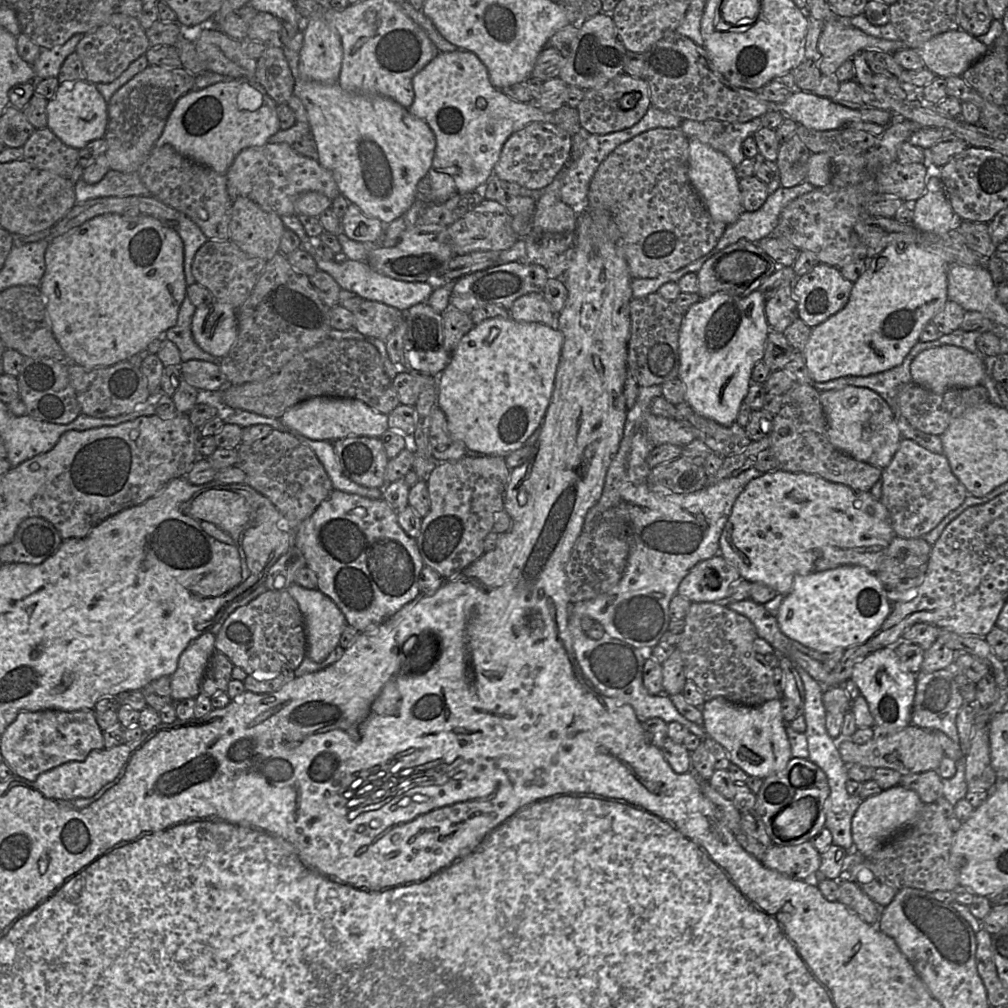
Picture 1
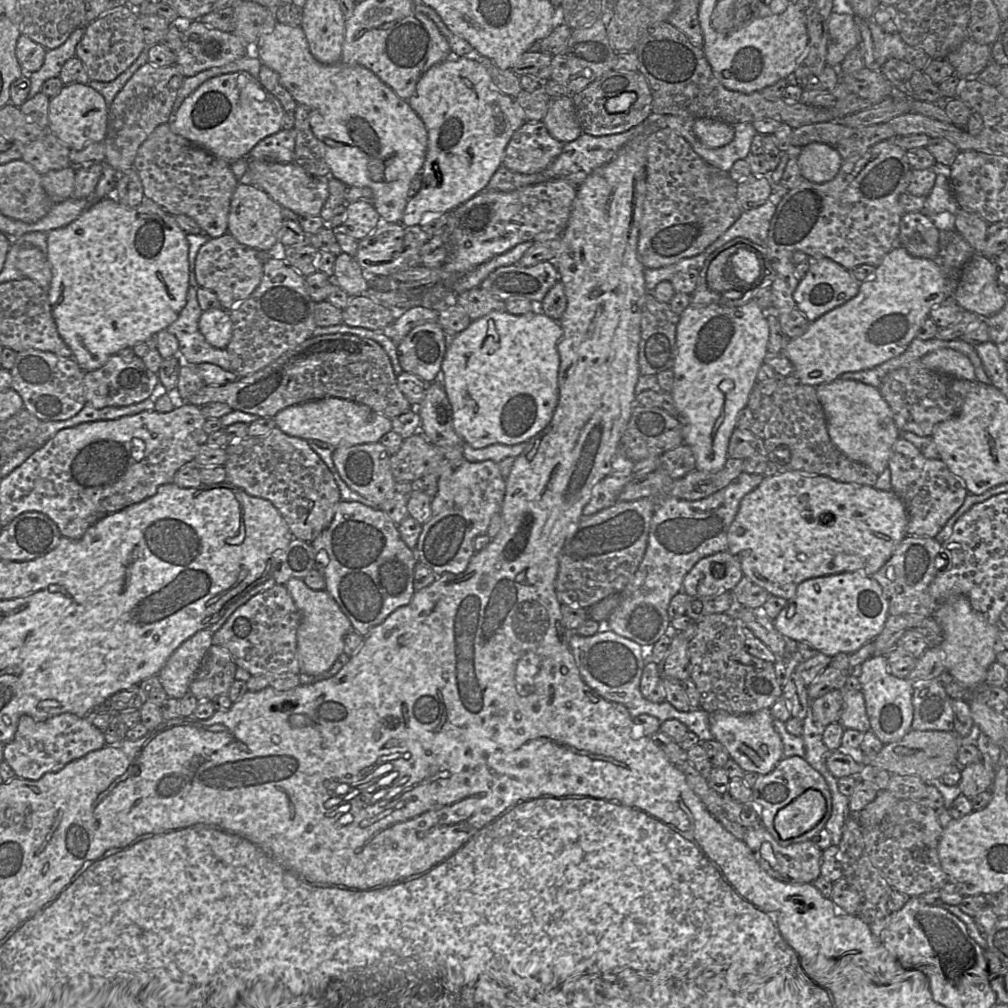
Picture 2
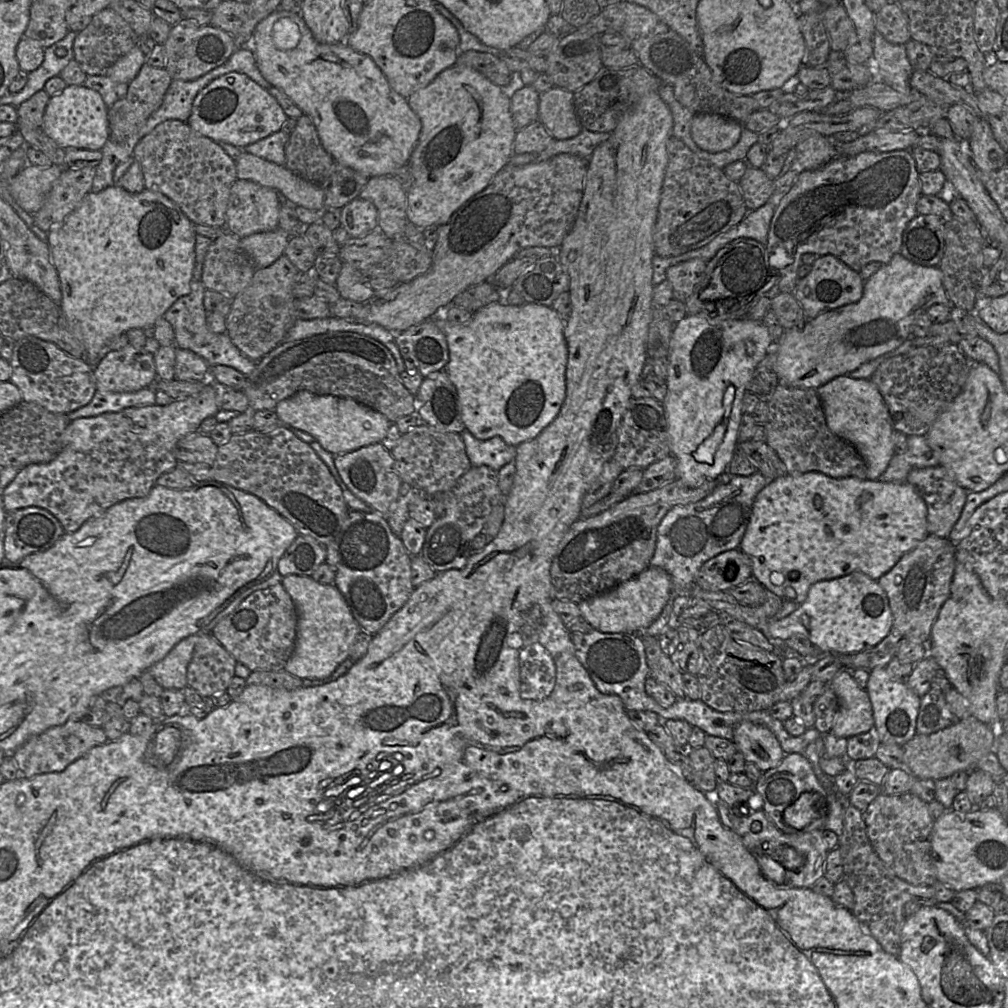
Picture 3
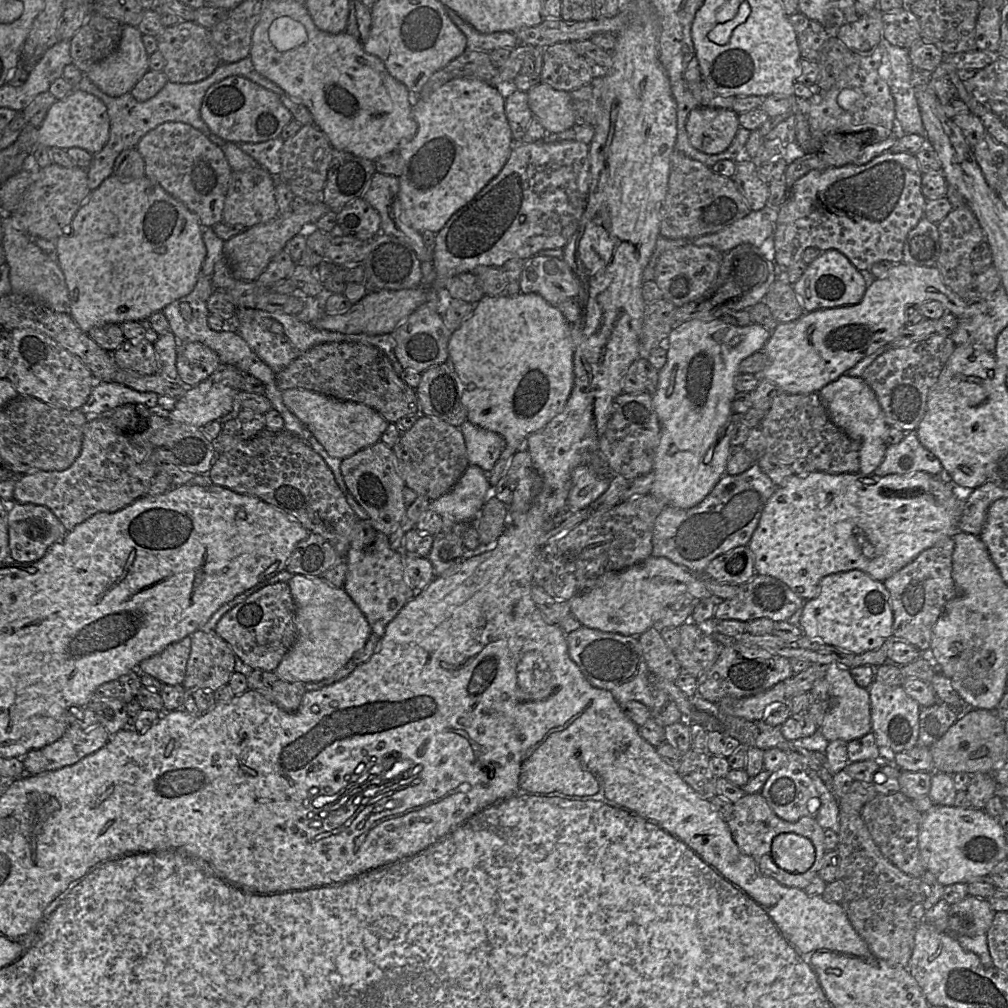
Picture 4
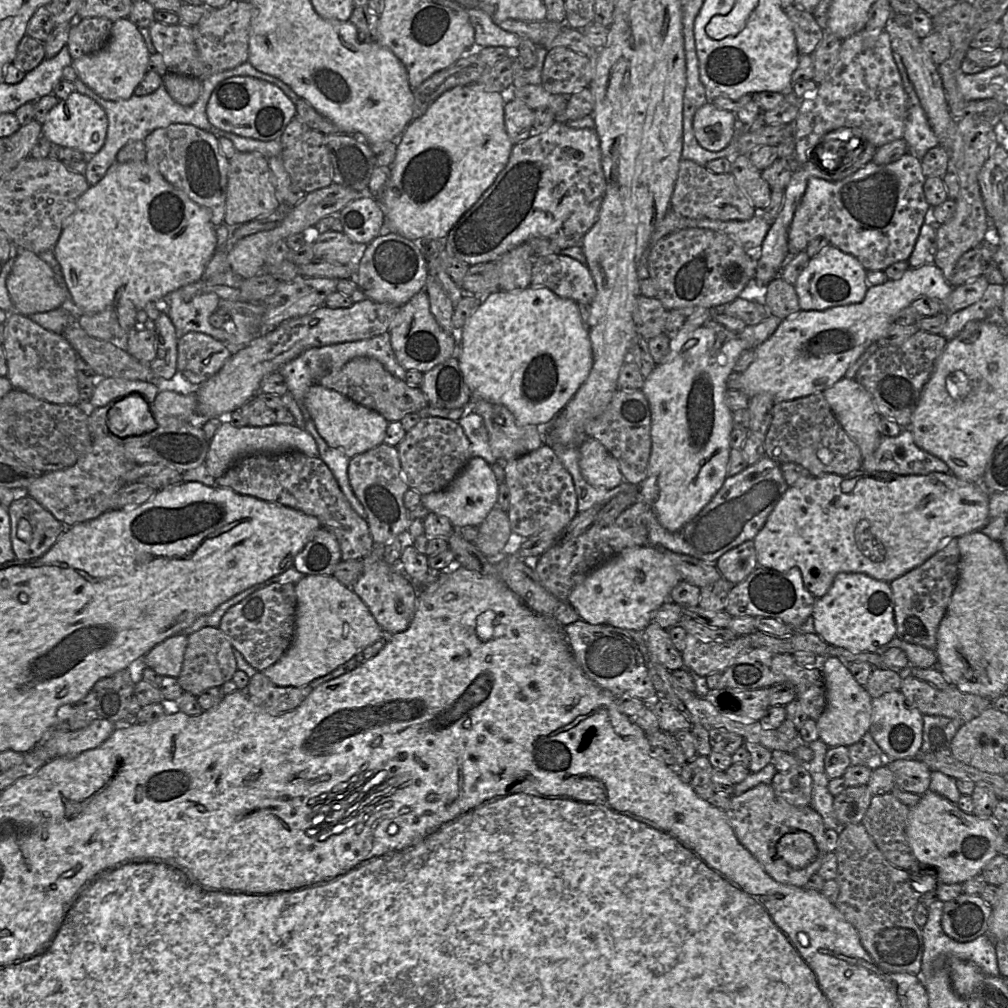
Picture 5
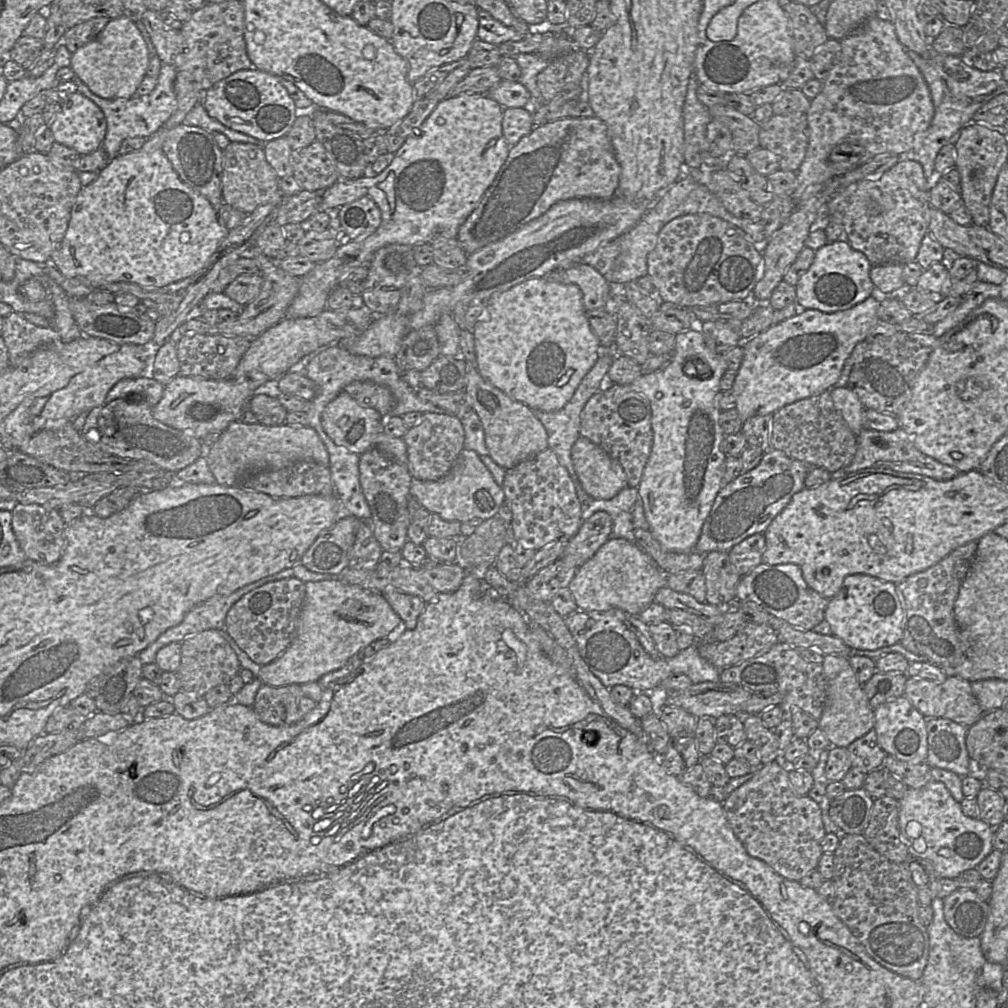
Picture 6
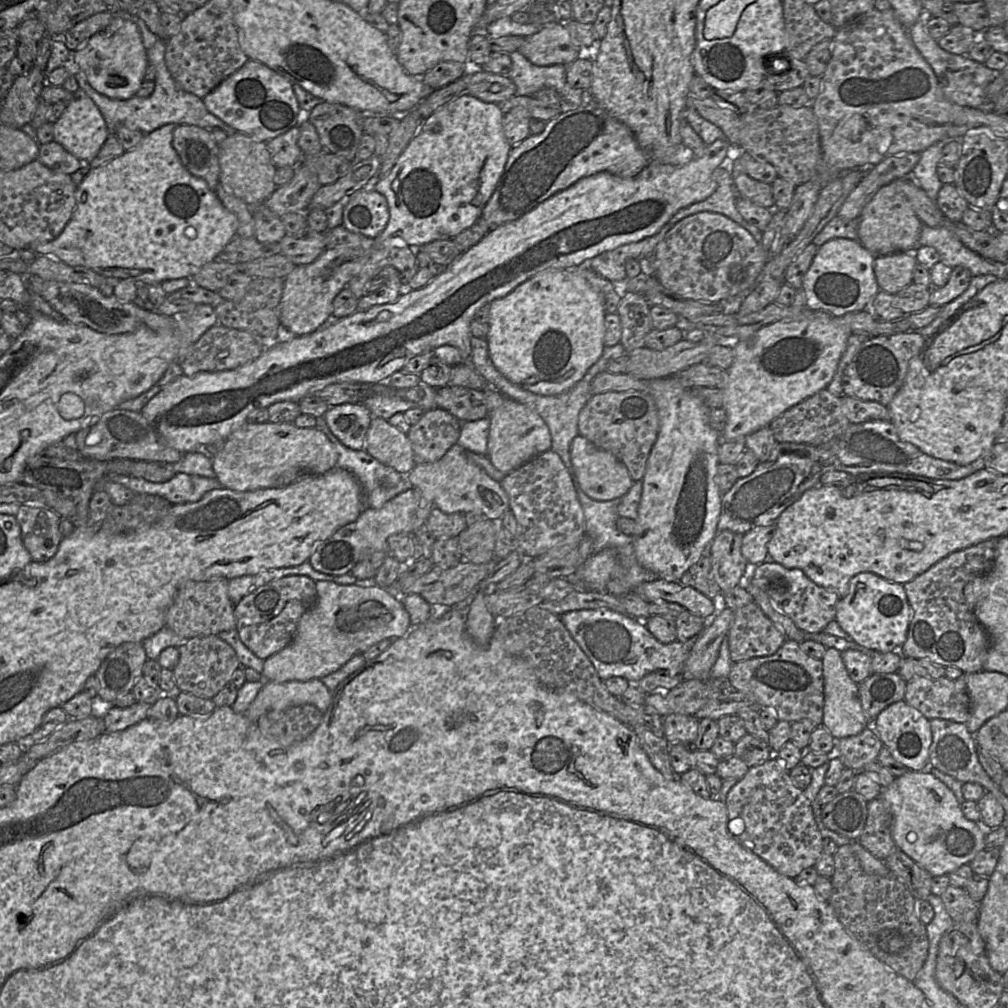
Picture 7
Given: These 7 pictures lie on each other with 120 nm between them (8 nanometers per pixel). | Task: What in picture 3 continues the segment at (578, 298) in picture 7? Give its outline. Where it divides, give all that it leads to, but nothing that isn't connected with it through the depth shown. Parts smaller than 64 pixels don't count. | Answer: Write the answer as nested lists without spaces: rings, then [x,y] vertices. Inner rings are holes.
[[[524,302],[521,305],[490,303],[478,309],[470,322],[455,324],[432,320],[446,335],[449,361],[445,368],[454,384],[465,428],[479,440],[501,437],[507,444],[519,444],[538,436],[560,412],[566,397],[568,347],[564,321],[551,306]]]

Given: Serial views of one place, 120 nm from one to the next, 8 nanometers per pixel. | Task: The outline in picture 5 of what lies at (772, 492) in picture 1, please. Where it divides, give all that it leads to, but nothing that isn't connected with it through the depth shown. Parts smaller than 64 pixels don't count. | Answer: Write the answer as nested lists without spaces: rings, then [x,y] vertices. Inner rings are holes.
[[[860,468],[846,475],[799,478],[781,496],[753,542],[758,566],[778,572],[797,567],[805,588],[818,599],[827,593],[838,573],[863,573],[890,583],[923,564],[949,540],[981,531],[988,521],[989,491],[980,482],[964,481],[950,472],[897,475]]]

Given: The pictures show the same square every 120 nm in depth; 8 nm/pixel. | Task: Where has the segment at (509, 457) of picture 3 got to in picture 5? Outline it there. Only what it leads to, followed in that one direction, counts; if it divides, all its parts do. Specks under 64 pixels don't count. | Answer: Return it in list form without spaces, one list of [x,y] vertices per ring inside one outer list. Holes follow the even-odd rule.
[[[427,406],[417,412],[421,417],[440,417],[457,421],[469,440],[470,457],[481,457],[490,465],[499,462],[489,444],[488,431],[483,418],[467,407],[441,409]]]

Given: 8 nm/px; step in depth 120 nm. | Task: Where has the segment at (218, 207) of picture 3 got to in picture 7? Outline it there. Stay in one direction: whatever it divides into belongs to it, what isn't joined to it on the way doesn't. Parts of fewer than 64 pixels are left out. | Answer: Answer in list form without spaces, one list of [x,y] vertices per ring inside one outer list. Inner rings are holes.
[[[177,125],[173,131],[172,146],[183,166],[203,179],[215,192],[219,184],[220,166],[218,144],[208,129],[195,125]]]

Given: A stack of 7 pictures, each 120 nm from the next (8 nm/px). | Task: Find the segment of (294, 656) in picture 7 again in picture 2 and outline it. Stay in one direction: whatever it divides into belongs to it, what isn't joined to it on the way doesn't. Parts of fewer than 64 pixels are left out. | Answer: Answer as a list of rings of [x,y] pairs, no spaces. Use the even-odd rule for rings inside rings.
[[[292,578],[284,585],[301,614],[301,623],[297,631],[300,672],[310,675],[322,674],[328,671],[343,653],[344,638],[354,630],[352,624],[326,590],[313,590],[304,580],[298,578]]]

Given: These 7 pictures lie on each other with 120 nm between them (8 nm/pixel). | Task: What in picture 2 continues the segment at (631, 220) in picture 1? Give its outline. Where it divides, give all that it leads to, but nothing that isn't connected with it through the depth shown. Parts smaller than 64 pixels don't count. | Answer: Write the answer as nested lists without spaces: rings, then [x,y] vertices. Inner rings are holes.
[[[665,126],[649,134],[647,139],[646,158],[646,197],[644,202],[644,213],[639,230],[638,257],[645,268],[657,269],[702,253],[736,222],[744,210],[737,201],[737,182],[729,176],[729,172],[724,172],[709,164],[694,151],[685,138],[677,134],[671,128]]]

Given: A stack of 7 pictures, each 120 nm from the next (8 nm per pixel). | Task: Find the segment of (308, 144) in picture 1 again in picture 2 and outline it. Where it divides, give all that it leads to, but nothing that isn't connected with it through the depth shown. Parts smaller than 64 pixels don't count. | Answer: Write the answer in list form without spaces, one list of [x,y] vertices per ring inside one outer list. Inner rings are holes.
[[[281,129],[258,142],[249,152],[249,159],[290,163],[295,159],[296,131]]]

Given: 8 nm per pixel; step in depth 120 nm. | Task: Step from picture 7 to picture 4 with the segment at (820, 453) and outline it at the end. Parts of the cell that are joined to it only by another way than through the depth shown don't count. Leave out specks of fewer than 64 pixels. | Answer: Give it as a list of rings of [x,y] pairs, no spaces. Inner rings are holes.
[[[911,431],[905,433],[900,443],[887,446],[882,463],[873,473],[886,476],[925,472],[934,476],[942,469],[939,459],[920,443],[916,431]],[[754,462],[741,474],[724,474],[710,493],[689,509],[666,506],[655,520],[652,556],[665,557],[694,574],[703,573],[717,556],[749,543],[763,509],[777,486]]]

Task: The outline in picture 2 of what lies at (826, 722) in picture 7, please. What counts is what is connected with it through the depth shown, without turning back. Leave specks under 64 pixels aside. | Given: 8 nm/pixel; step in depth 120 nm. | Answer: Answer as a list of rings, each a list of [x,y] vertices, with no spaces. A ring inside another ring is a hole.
[[[846,686],[840,691],[843,697],[843,709],[838,722],[844,729],[855,729],[863,733],[870,731],[871,725],[862,691]]]

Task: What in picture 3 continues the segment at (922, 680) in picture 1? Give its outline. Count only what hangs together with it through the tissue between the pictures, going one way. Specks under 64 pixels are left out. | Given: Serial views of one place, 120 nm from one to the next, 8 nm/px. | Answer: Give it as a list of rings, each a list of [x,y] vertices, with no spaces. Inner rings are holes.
[[[939,687],[931,689],[921,697],[917,716],[916,734],[932,734],[958,723],[959,719],[951,712]]]

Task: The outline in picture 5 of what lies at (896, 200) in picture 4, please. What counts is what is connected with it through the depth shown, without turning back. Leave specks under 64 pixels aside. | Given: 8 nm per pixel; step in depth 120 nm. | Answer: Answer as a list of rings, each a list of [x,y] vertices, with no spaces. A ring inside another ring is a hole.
[[[908,153],[889,164],[879,165],[871,161],[839,181],[810,178],[788,231],[789,255],[805,251],[816,238],[825,238],[830,245],[857,258],[867,271],[884,271],[895,262],[908,261],[921,227],[924,222],[931,221],[930,213],[934,208],[927,202],[924,193],[926,178],[921,160]]]

